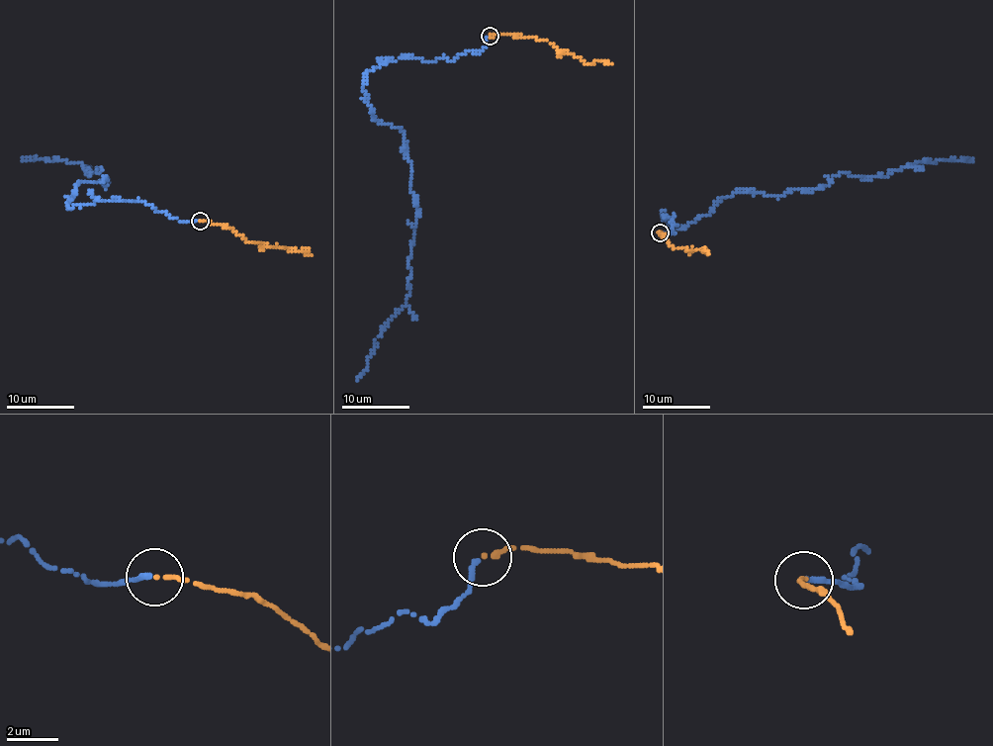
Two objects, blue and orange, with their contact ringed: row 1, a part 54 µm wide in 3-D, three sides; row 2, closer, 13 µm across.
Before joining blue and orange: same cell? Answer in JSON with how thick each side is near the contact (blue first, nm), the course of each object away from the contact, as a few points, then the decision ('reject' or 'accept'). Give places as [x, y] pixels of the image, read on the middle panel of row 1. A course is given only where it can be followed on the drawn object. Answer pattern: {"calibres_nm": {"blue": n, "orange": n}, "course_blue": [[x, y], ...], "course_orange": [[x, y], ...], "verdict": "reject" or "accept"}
{"calibres_nm": {"blue": 240, "orange": 190}, "course_blue": [[489, 37], [448, 60], [403, 57], [366, 73], [372, 114], [403, 134], [417, 217], [411, 291], [358, 380]], "course_orange": [[491, 37], [497, 33], [537, 38], [585, 62], [605, 61], [611, 64]], "verdict": "accept"}

